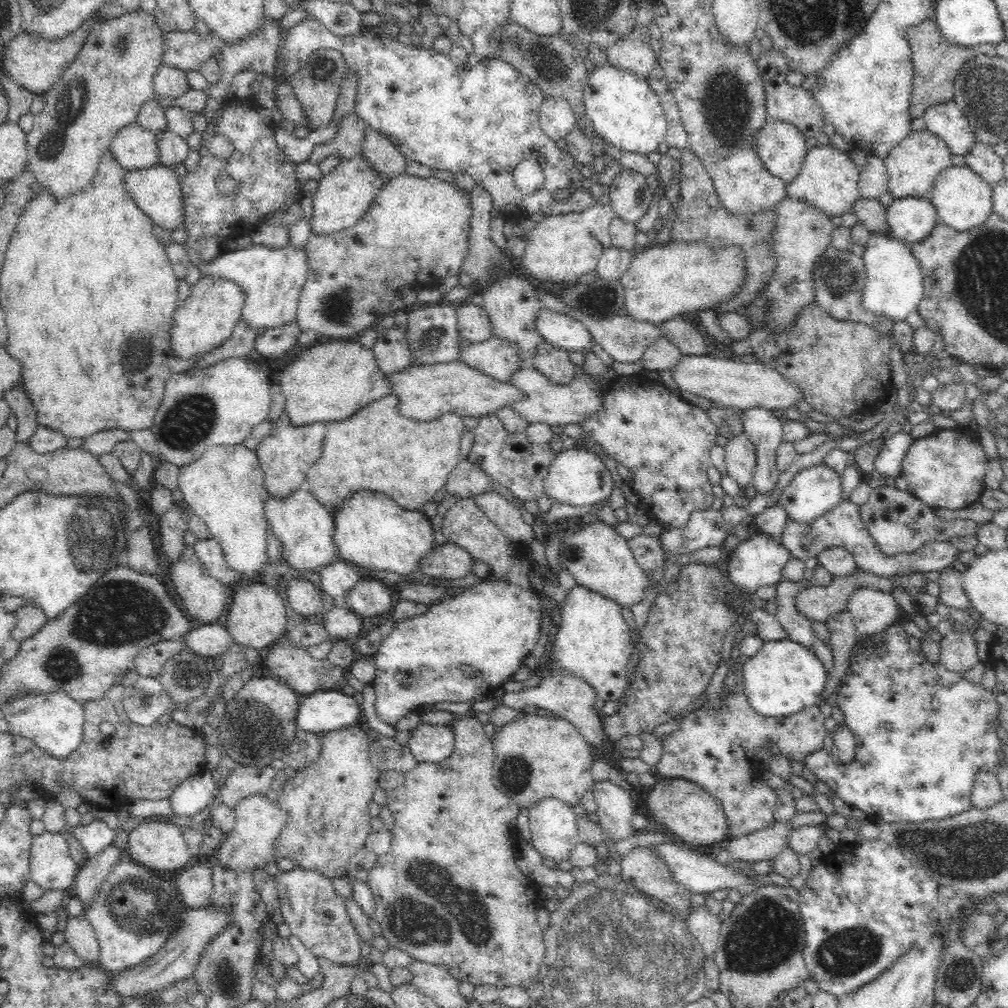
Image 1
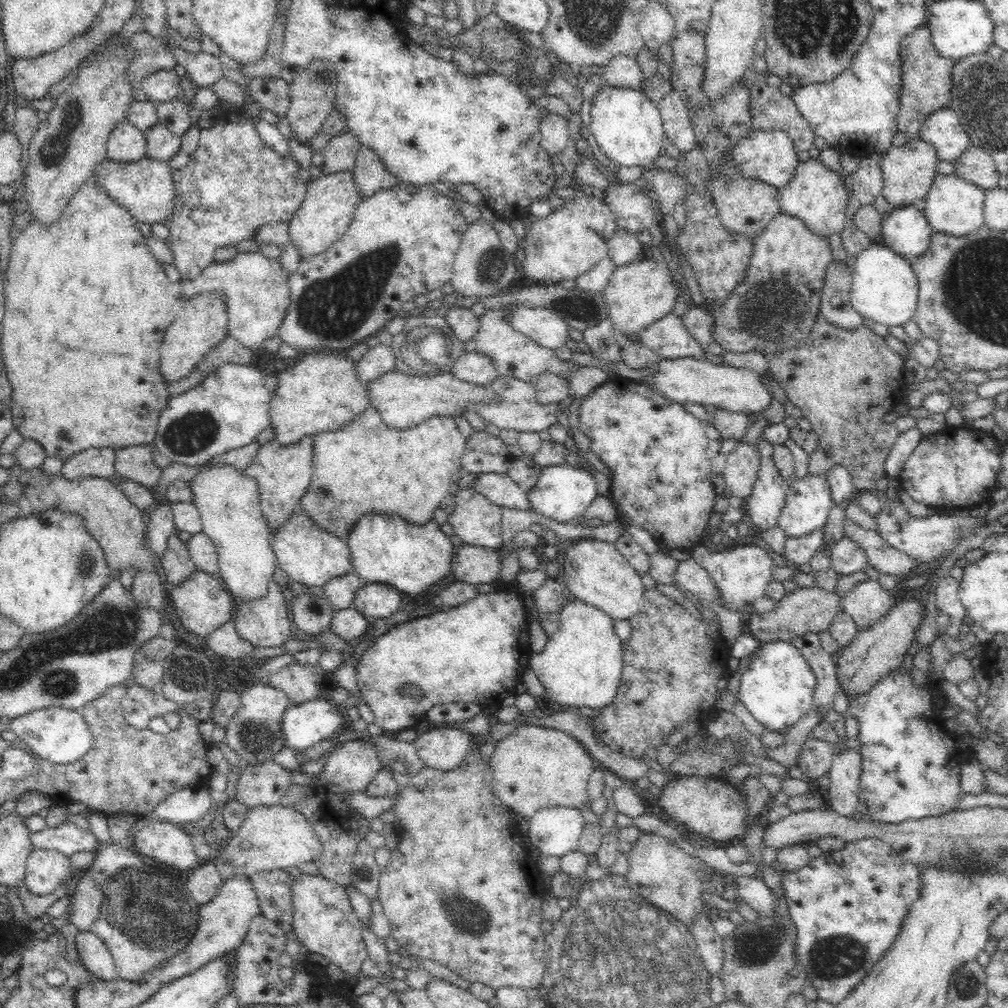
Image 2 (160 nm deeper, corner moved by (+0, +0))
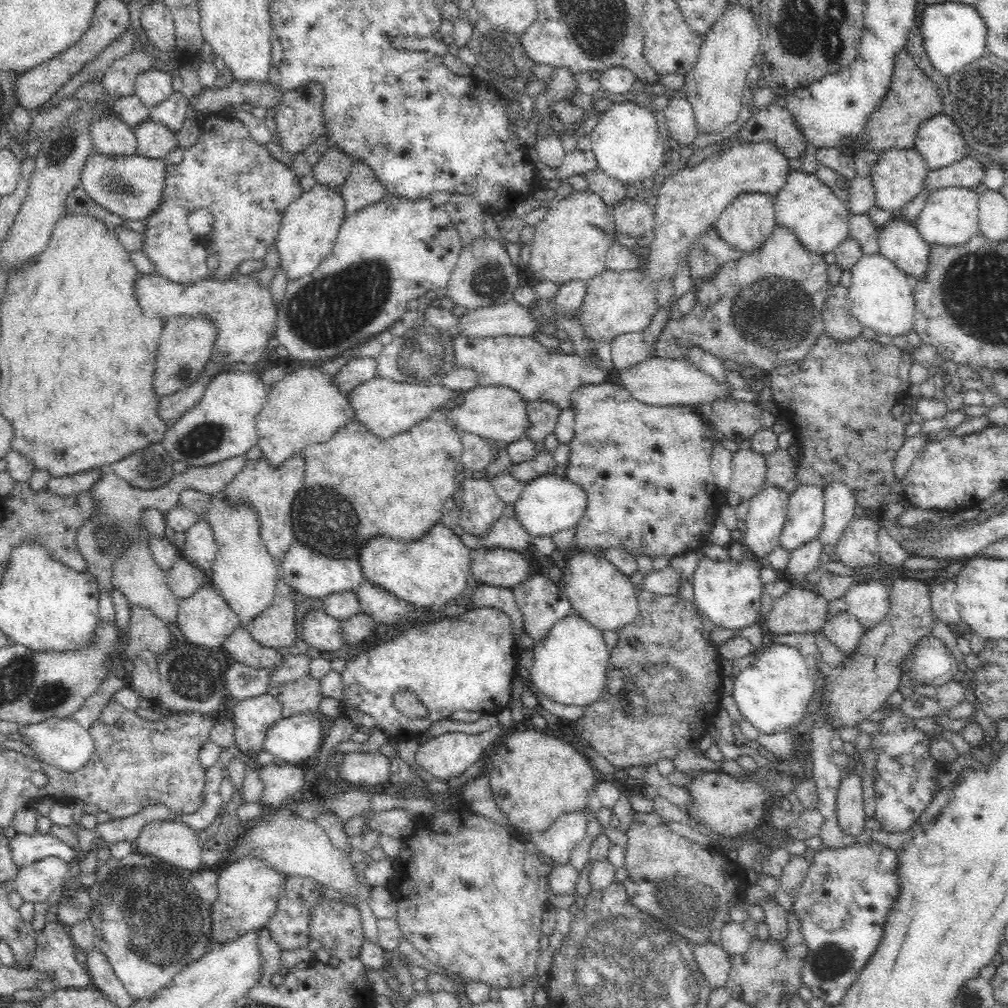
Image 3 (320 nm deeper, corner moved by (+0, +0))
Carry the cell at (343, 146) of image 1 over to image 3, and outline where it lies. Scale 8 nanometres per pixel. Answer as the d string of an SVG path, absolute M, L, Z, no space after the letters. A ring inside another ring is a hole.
M329 146L314 164L312 175L320 186L339 188L349 177L352 165L356 162L349 154Z

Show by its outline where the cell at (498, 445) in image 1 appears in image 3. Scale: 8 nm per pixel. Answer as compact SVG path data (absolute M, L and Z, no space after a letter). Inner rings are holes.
M459 431L458 433L463 444L461 463L465 469L478 472L494 462L496 450L492 443L471 432Z

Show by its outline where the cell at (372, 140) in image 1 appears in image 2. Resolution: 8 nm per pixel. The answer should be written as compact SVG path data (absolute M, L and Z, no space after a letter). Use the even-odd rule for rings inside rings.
M360 146L352 171L362 199L400 184L397 176L388 172L380 157L367 146Z

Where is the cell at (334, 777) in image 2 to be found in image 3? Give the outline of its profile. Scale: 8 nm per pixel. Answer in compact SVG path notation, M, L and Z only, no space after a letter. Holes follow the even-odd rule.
M352 752L344 754L343 762L334 771L335 777L342 782L363 786L388 785L391 776L391 760L381 753Z

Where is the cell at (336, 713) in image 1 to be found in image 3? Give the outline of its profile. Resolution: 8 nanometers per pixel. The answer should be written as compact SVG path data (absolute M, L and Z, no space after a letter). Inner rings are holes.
M308 712L308 714L296 714L288 718L280 718L266 733L263 750L274 755L278 763L290 763L295 765L313 757L320 750L326 734L325 717L319 712Z

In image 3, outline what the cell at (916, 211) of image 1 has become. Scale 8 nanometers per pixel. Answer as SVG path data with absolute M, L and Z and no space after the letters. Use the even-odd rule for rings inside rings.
M903 217L892 218L880 228L879 253L916 282L925 278L930 250L914 223Z

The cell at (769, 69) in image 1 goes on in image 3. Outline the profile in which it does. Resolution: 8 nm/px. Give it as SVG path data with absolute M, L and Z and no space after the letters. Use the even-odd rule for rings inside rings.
M774 102L759 107L748 120L738 124L737 144L762 140L771 140L788 159L800 157L808 143L807 138L796 129L791 113Z

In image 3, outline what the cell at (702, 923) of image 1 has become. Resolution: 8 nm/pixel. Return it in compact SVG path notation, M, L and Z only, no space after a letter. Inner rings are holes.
M706 940L693 946L693 955L710 988L723 988L731 967L729 954L721 946Z

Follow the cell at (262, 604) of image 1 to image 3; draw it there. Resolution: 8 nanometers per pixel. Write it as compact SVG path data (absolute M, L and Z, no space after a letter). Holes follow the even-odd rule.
M280 577L275 586L272 604L262 614L258 614L254 621L250 620L246 624L246 630L254 637L256 642L268 648L285 651L296 640L296 604L292 597L293 593L293 588Z

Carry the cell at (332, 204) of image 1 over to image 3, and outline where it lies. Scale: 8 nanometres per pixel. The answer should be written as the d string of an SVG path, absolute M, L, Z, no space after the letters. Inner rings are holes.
M316 184L288 205L274 242L280 257L279 265L286 272L288 282L302 279L318 269L322 260L330 254L344 221L344 199L339 194L339 188Z

